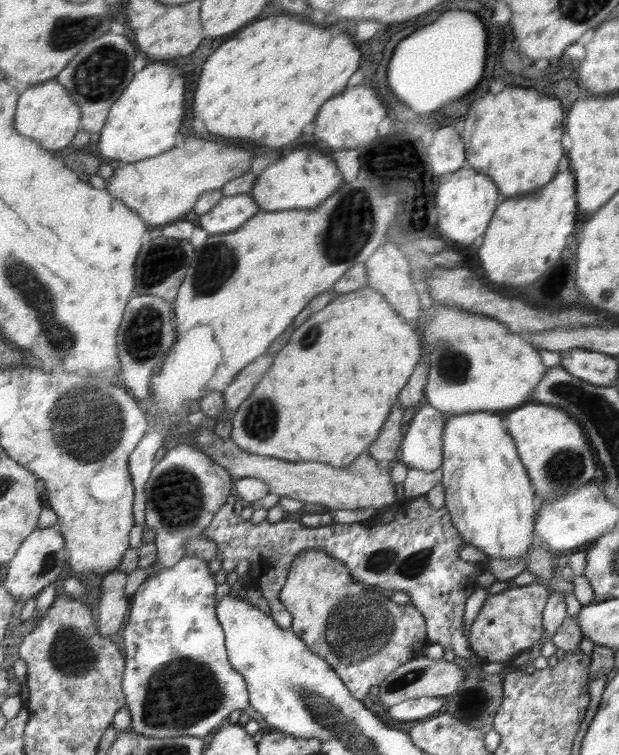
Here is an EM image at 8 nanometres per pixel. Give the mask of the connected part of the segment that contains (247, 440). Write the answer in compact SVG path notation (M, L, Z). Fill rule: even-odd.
M368 286L361 289L338 295L331 303L326 305L324 310L316 312L314 316L310 316L300 328L296 328L288 340L288 344L284 346L278 356L273 358L274 366L270 366L270 370L266 372L266 376L256 384L256 388L252 390L252 394L240 404L237 408L234 418L232 420L231 439L241 448L245 449L250 454L257 454L275 459L282 459L285 461L318 461L321 463L328 463L334 465L336 468L348 467L350 463L358 459L376 442L384 424L386 423L386 416L390 414L392 404L396 402L398 392L405 388L404 384L408 382L410 374L416 370L418 360L420 360L420 342L418 336L414 334L414 330L406 324L404 320L394 308L393 305L386 300L383 292L377 291Z

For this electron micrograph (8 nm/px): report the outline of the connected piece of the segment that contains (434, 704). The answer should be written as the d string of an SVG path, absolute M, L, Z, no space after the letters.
M445 696L423 697L411 699L394 707L388 707L388 716L392 720L410 722L424 720L434 712L438 712L448 702Z

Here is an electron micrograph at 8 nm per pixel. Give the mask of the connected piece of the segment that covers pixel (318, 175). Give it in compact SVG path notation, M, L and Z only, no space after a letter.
M315 146L313 149L286 154L258 173L250 195L262 211L311 209L328 199L334 190L340 188L340 184L344 184L344 178L338 172L334 160L316 150Z

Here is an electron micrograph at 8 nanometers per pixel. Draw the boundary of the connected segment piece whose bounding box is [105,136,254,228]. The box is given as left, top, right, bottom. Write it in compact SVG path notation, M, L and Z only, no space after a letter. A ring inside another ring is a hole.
M186 137L184 144L180 148L174 148L173 151L164 152L152 159L122 164L115 169L114 175L106 180L109 184L105 190L122 200L125 205L129 205L134 212L139 213L148 228L160 227L170 224L170 222L174 222L174 218L180 218L186 212L190 212L195 202L205 192L221 189L229 180L245 175L248 170L252 170L250 168L252 160L254 160L252 147L236 146L226 140L206 140L204 142L202 137Z

